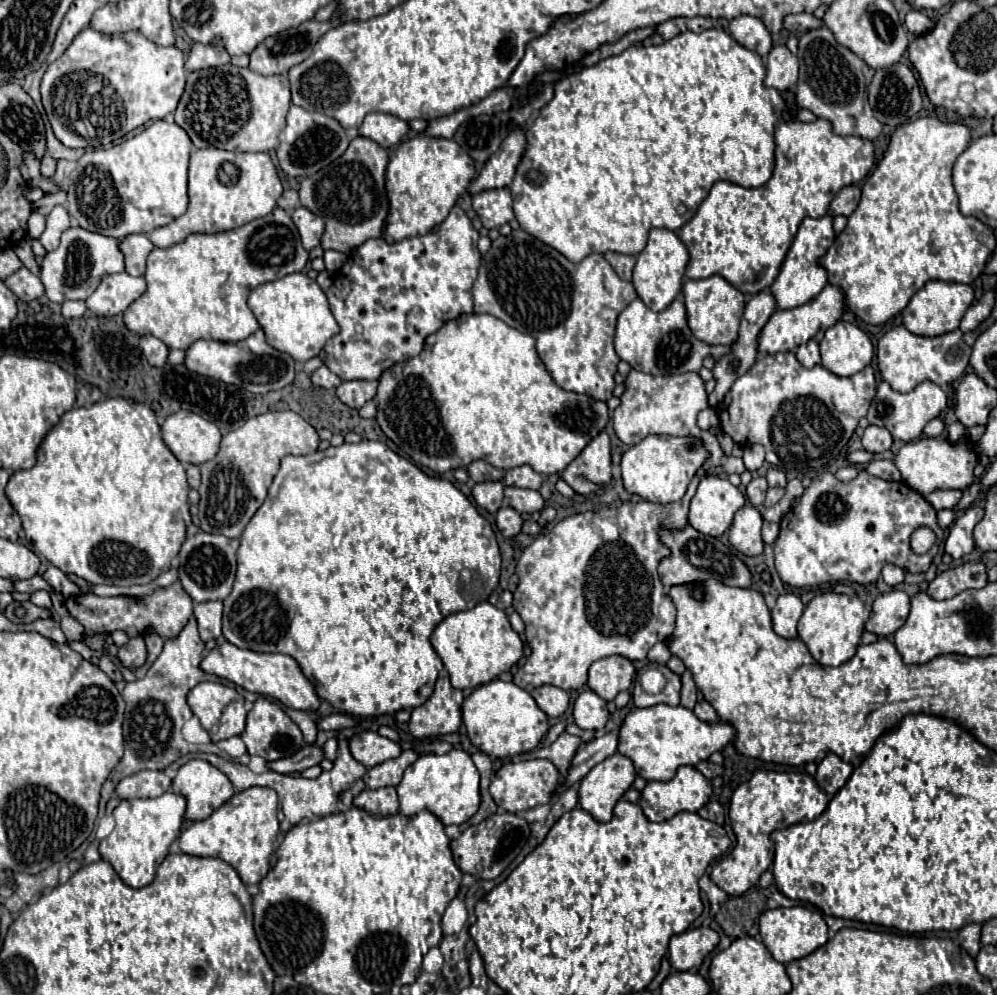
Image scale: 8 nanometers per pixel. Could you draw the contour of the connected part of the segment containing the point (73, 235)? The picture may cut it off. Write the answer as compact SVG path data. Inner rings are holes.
M71 226L63 232L59 246L53 252L47 252L41 264L41 282L45 286L45 296L51 302L63 304L65 300L87 300L101 280L109 274L123 272L123 254L119 252L119 240L99 236L97 232L87 232L85 228Z

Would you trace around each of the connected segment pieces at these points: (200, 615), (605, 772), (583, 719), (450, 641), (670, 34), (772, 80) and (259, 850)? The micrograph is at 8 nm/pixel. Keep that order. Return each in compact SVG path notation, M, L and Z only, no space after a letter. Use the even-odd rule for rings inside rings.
M223 602L195 604L193 614L197 618L199 636L203 642L211 642L221 636L221 612L223 612Z
M613 754L591 772L579 784L579 806L589 812L597 822L607 822L613 816L613 806L631 788L635 780L635 768L629 758Z
M585 690L575 700L573 718L575 718L575 724L583 730L591 730L591 732L603 730L609 720L607 702L601 696L597 696L595 692Z
M481 602L471 610L463 610L447 616L433 630L431 644L439 654L439 658L443 660L451 684L465 692L495 680L501 672L509 672L511 666L517 664L519 658L523 656L521 638L511 628L509 616L489 602Z
M671 19L659 24L656 29L658 34L661 35L664 40L670 40L678 34L677 24L677 20L674 22L674 19Z
M773 46L767 56L765 84L783 92L789 86L797 84L797 72L799 72L797 56L791 54L787 46Z
M247 788L233 794L209 818L193 822L179 836L181 852L191 856L215 856L231 864L243 884L259 884L271 868L271 854L279 832L277 796L271 788Z

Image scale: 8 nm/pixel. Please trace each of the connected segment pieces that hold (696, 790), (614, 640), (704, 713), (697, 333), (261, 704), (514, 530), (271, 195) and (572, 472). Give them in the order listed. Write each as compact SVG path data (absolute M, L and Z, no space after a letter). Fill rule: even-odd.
M681 766L669 782L647 782L639 806L651 822L665 822L677 812L697 812L711 796L709 780L693 766Z
M695 476L689 484L689 490L685 492L685 496L679 500L679 502L671 502L671 504L653 504L653 502L623 502L621 506L617 508L603 508L603 510L591 510L591 512L581 512L581 514L575 514L575 516L569 516L569 518L563 518L561 522L557 522L547 534L541 534L531 546L527 546L517 562L517 576L519 576L519 586L517 590L513 592L513 608L517 610L517 614L523 618L525 626L527 626L527 642L531 646L531 654L527 656L525 664L517 670L517 674L513 676L513 682L519 684L519 688L527 688L527 692L531 692L533 688L537 686L543 686L543 684L553 684L553 686L559 686L563 690L577 690L581 688L585 682L587 682L587 670L589 666L599 660L599 658L605 658L605 656L623 656L631 662L635 660L645 660L649 648L653 648L657 642L665 640L665 636L669 636L673 632L673 626L675 626L675 606L673 602L667 598L667 592L659 580L659 574L657 574L657 564L661 558L669 556L669 550L661 544L659 536L657 536L657 528L659 526L669 526L669 528L683 528L687 524L687 512L689 512L689 500L693 498L695 490L697 490L697 484L699 484L699 476Z
M697 702L697 706L693 708L693 712L697 714L697 718L699 720L703 720L703 722L709 722L709 724L713 724L713 722L717 722L719 718L717 718L717 712L715 712L715 708L709 704L709 702Z
M709 276L703 280L685 280L681 292L687 308L687 324L695 338L709 346L733 344L737 340L745 296L735 286L731 286L723 276Z
M259 698L253 704L251 712L247 714L247 728L241 734L241 738L251 756L263 756L269 762L293 756L297 750L303 748L303 734L299 730L299 726L281 710L281 706L277 706L275 702L267 700L267 698Z
M503 506L503 508L499 508L499 512L495 516L495 524L505 538L511 538L511 536L517 536L521 532L523 520L521 520L519 512L515 512L509 506Z
M219 148L193 150L189 162L189 208L171 224L155 228L149 238L157 248L169 248L189 234L215 234L239 228L255 218L267 216L275 208L281 192L283 186L269 154L227 152Z
M601 432L591 440L583 452L563 470L563 480L573 484L575 476L583 476L593 484L611 482L611 444L607 432Z

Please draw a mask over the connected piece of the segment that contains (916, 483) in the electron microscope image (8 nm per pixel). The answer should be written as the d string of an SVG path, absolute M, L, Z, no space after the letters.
M921 438L917 442L907 442L895 456L895 466L899 468L903 482L915 488L921 496L933 490L965 490L973 482L973 468L977 464L977 452L969 442L953 446L947 438Z

